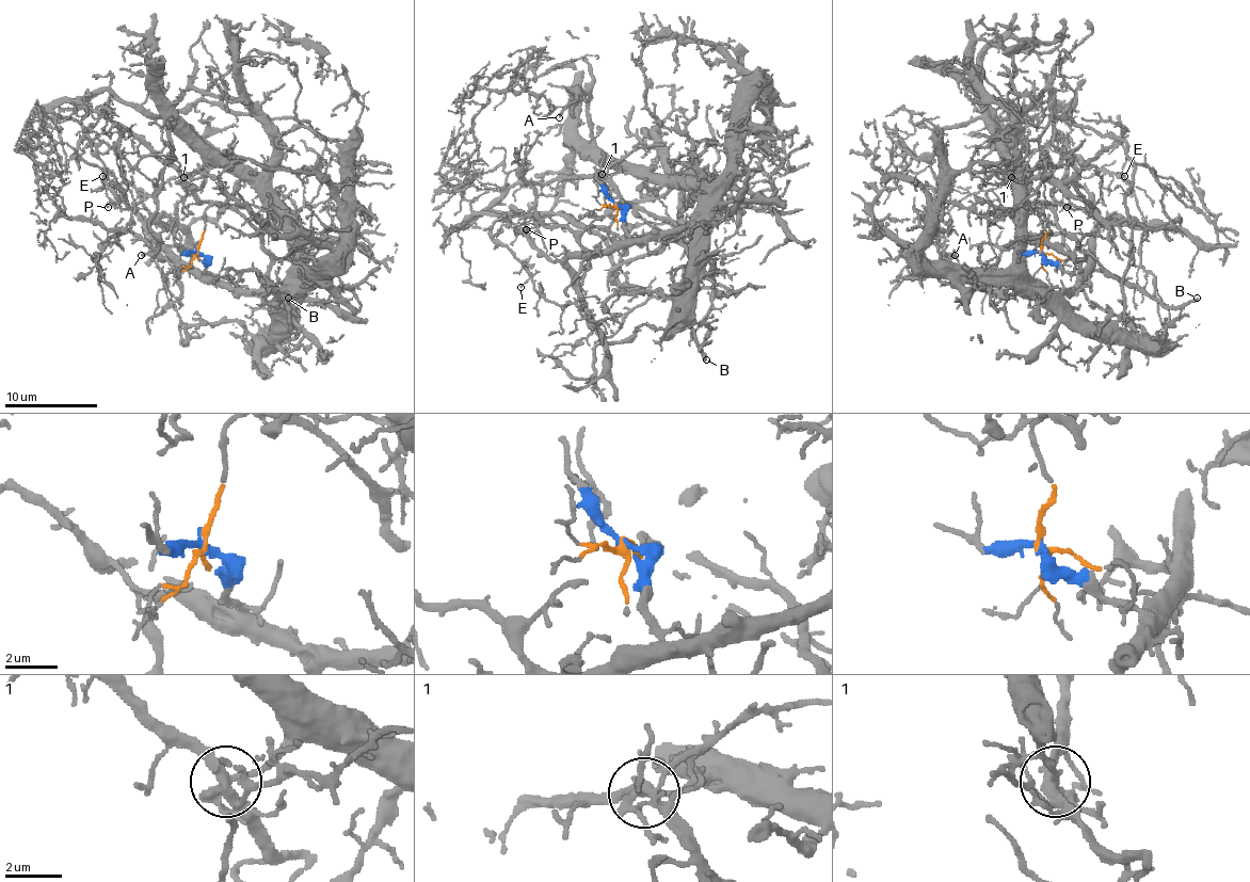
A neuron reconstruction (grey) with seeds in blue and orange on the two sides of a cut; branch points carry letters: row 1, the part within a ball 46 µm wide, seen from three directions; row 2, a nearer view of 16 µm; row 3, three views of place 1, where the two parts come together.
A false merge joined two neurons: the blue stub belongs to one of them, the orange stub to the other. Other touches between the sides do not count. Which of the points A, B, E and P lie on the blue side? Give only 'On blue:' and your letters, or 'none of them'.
On blue: A

